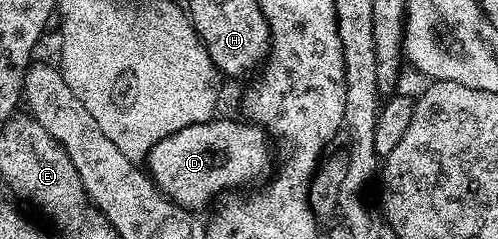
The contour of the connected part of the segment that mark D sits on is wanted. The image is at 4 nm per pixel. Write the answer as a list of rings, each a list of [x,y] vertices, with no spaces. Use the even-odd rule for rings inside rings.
[[[216,116],[209,122],[189,124],[189,128],[165,136],[145,159],[149,177],[158,186],[160,194],[167,195],[187,210],[203,212],[220,196],[238,191],[235,190],[238,186],[247,186],[258,178],[266,179],[272,169],[269,135],[262,126],[242,121],[230,122]]]

